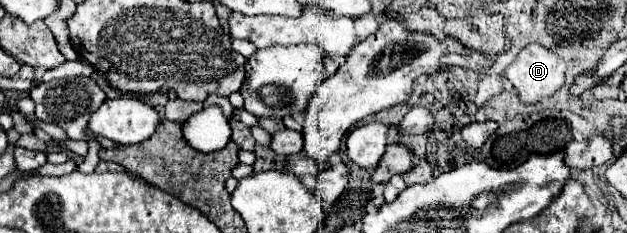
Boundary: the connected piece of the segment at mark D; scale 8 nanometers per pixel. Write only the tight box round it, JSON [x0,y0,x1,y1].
[505,43,565,103]

